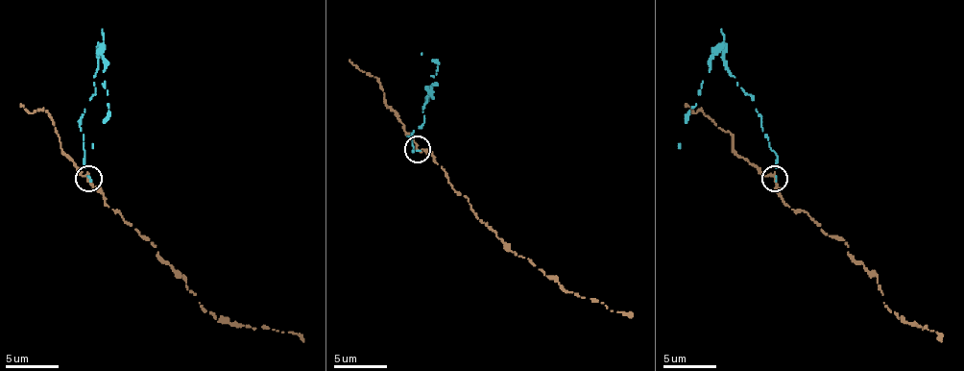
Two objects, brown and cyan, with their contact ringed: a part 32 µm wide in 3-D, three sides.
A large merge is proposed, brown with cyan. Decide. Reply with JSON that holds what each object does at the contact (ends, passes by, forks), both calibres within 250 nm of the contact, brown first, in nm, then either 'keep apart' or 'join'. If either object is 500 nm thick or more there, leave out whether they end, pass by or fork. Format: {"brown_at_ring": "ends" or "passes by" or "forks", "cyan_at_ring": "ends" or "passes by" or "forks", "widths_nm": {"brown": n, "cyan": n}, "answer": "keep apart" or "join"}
{"brown_at_ring": "passes by", "cyan_at_ring": "ends", "widths_nm": {"brown": 240, "cyan": 150}, "answer": "keep apart"}

